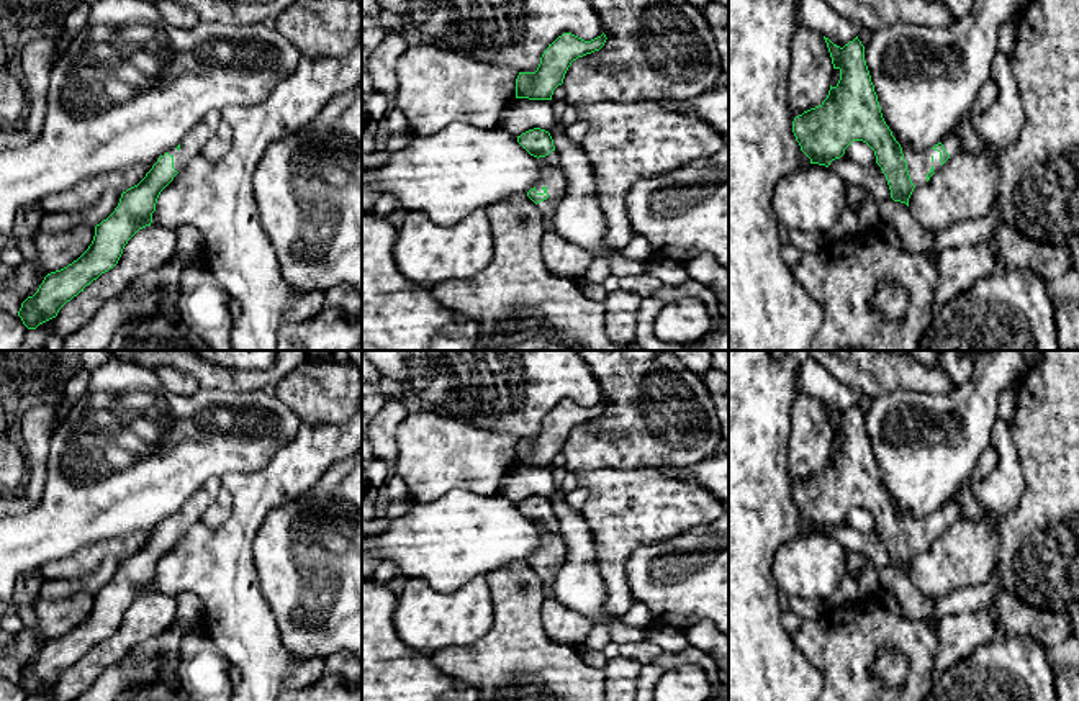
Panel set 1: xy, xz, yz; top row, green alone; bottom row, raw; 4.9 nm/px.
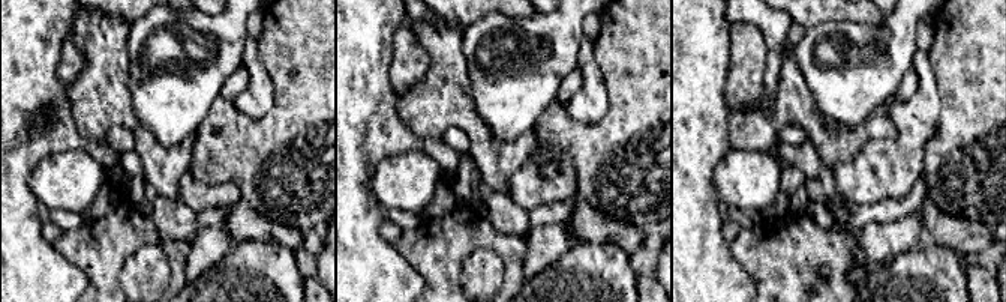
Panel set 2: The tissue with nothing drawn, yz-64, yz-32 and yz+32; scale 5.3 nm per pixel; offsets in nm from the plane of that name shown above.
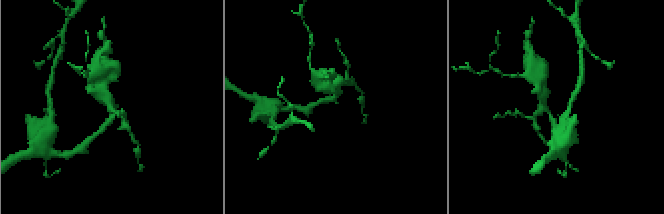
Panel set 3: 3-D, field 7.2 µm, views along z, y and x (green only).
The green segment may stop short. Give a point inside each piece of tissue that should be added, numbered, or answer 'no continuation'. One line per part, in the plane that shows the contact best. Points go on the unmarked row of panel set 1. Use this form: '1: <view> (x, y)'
1: xz (552, 542)

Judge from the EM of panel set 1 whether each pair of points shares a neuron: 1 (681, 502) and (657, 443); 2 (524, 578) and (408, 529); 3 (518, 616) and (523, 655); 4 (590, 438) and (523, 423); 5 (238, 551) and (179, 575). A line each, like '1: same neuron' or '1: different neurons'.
1: different neurons
2: different neurons
3: same neuron
4: different neurons
5: same neuron

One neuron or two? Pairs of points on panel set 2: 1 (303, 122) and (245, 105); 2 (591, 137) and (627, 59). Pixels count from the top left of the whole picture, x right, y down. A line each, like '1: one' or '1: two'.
1: two
2: one

